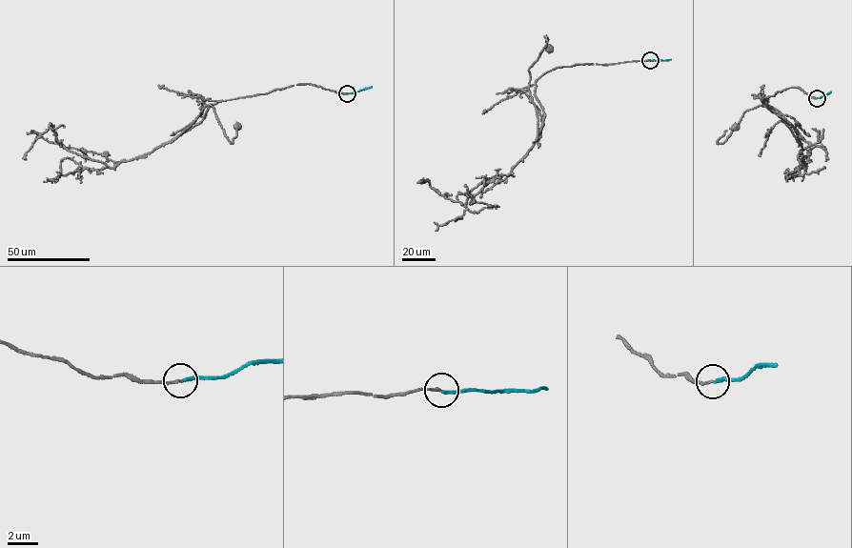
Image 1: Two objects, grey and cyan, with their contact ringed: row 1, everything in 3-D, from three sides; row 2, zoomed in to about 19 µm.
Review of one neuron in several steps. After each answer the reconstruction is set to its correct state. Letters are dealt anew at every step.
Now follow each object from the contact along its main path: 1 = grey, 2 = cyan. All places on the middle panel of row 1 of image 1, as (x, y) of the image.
1: (650, 60), (557, 67), (524, 88), (525, 91), (529, 91), (529, 70), (545, 47), (544, 36), (549, 48)
2: (650, 60), (670, 59)

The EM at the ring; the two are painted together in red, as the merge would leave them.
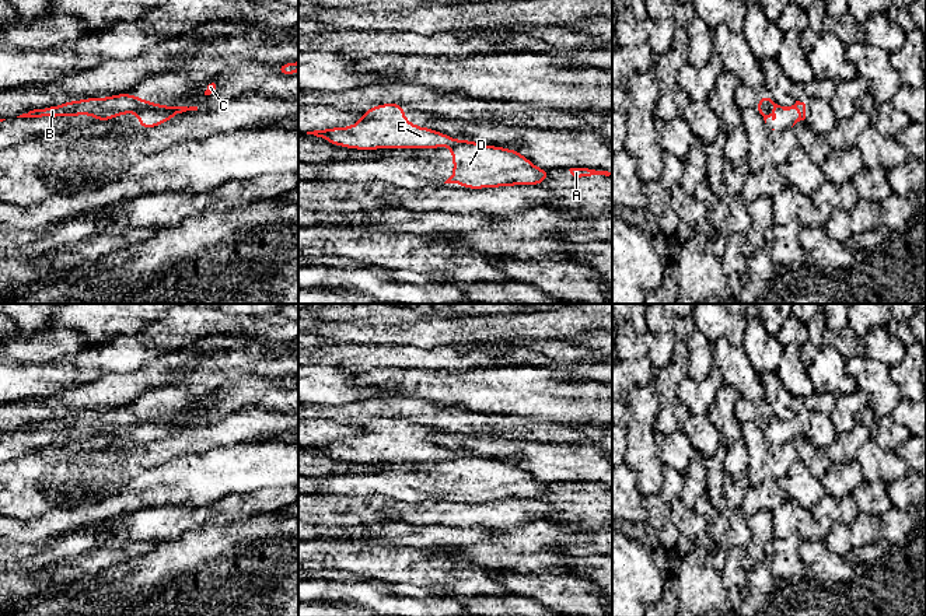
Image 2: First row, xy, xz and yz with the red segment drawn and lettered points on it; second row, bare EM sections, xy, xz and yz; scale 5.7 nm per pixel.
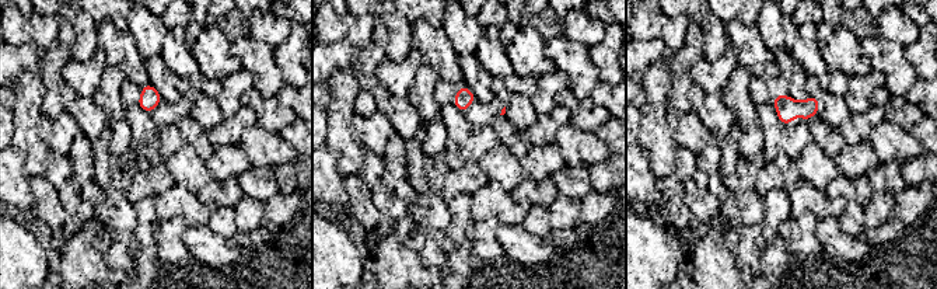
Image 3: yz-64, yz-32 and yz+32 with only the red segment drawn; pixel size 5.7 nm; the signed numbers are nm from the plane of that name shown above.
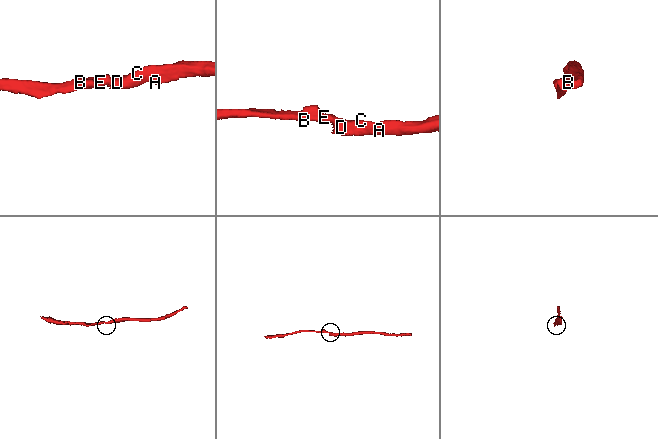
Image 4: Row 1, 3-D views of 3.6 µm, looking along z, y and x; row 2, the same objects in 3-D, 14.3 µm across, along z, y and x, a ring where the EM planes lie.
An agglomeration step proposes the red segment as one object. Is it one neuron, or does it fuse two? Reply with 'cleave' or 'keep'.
cleave

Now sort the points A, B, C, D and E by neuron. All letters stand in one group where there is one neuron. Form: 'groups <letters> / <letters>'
groups A C D / B E

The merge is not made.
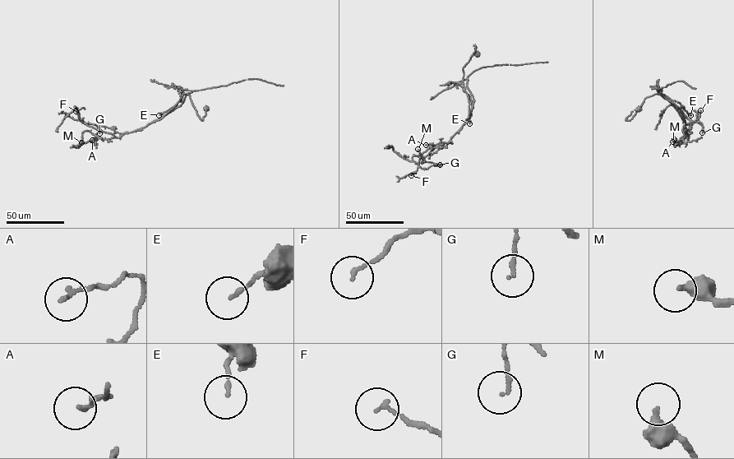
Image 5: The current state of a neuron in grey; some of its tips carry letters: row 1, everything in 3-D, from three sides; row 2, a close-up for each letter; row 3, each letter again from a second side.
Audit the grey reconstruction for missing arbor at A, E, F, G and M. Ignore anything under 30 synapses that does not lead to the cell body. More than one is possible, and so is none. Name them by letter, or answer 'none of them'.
none of them

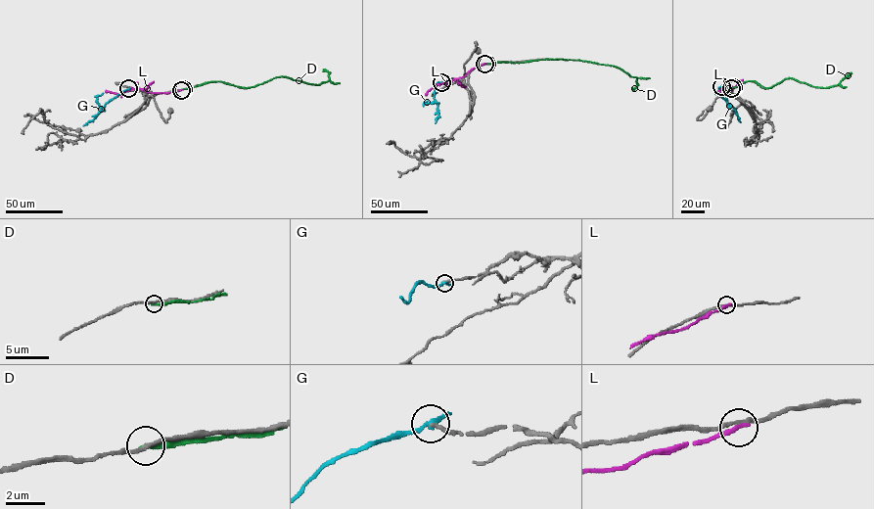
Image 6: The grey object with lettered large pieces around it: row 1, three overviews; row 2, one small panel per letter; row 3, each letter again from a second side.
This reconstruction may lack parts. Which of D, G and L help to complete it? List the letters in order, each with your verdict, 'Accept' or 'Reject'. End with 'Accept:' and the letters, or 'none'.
D: Reject
G: Reject
L: Reject
Accept: none

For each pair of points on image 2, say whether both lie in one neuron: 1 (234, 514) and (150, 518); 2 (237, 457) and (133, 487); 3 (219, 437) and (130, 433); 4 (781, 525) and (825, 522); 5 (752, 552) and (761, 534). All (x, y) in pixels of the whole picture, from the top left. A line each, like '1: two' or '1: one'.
1: one
2: one
3: two
4: one
5: one

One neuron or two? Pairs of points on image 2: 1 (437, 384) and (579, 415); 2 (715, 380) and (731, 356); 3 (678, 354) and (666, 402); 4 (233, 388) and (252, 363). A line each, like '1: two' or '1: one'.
1: one
2: two
3: one
4: two

